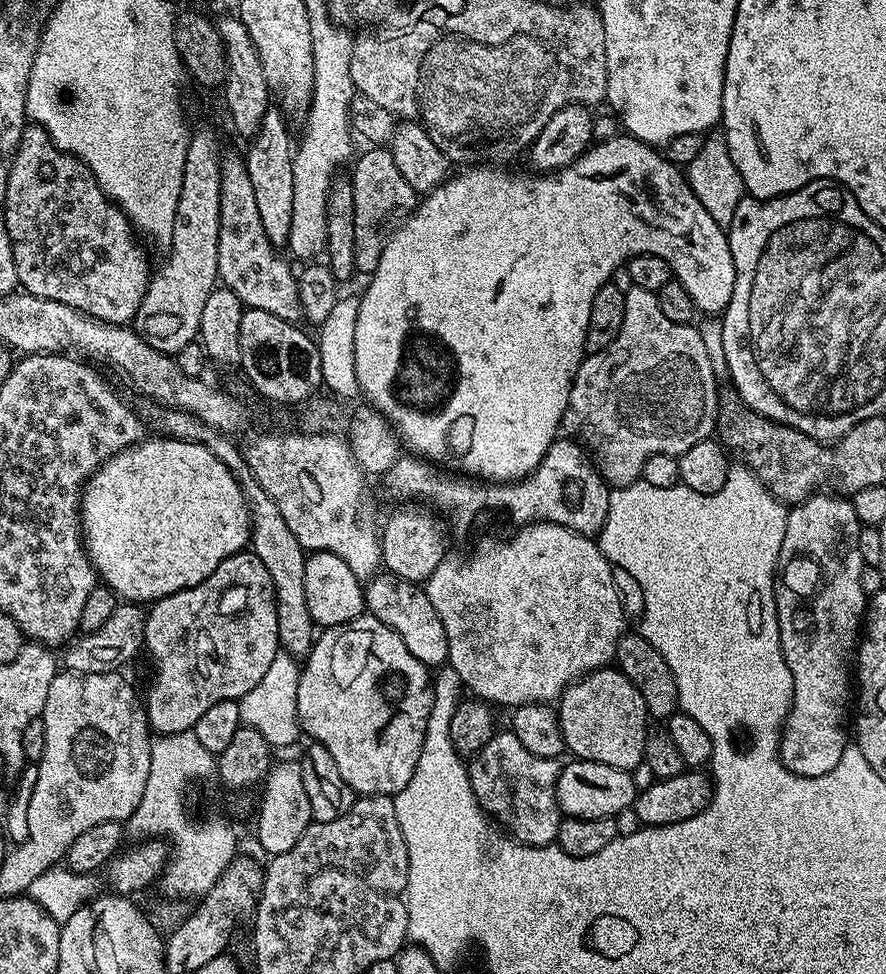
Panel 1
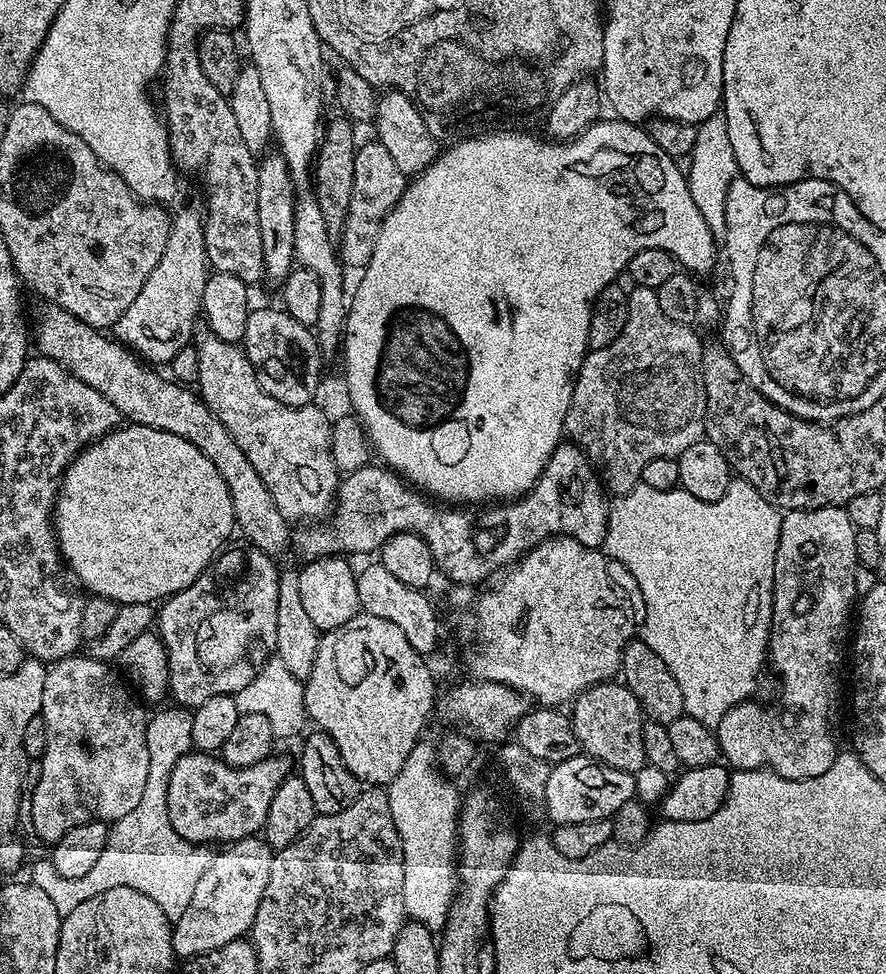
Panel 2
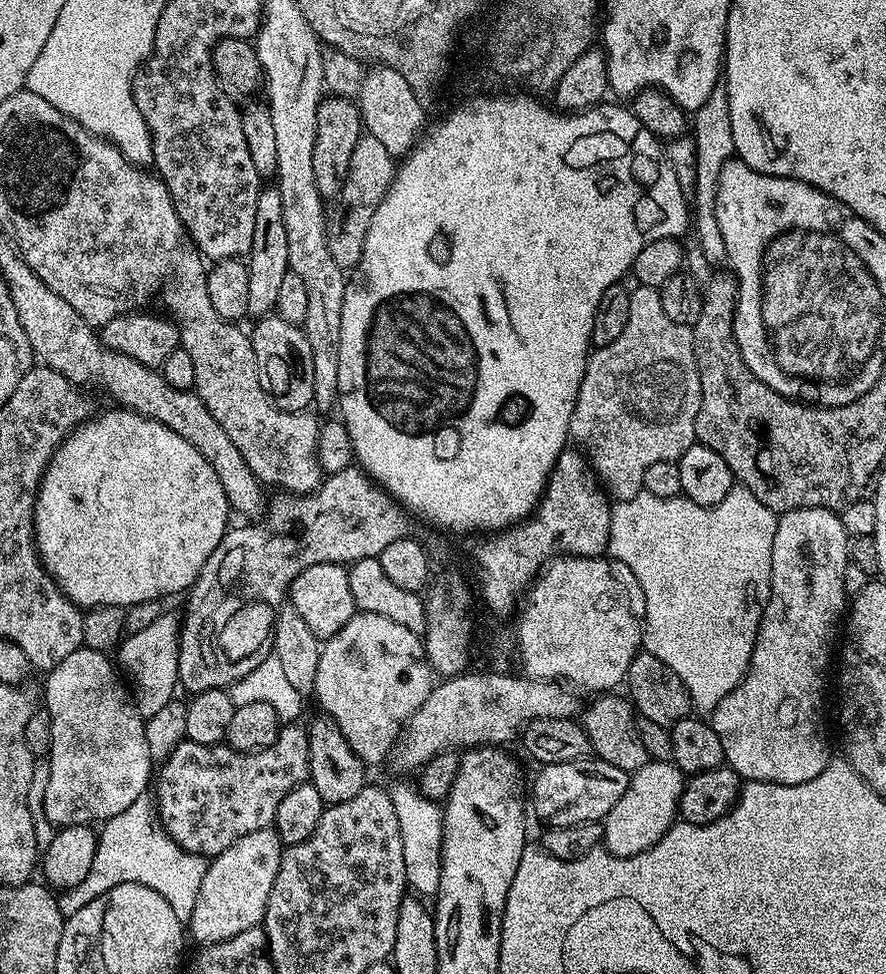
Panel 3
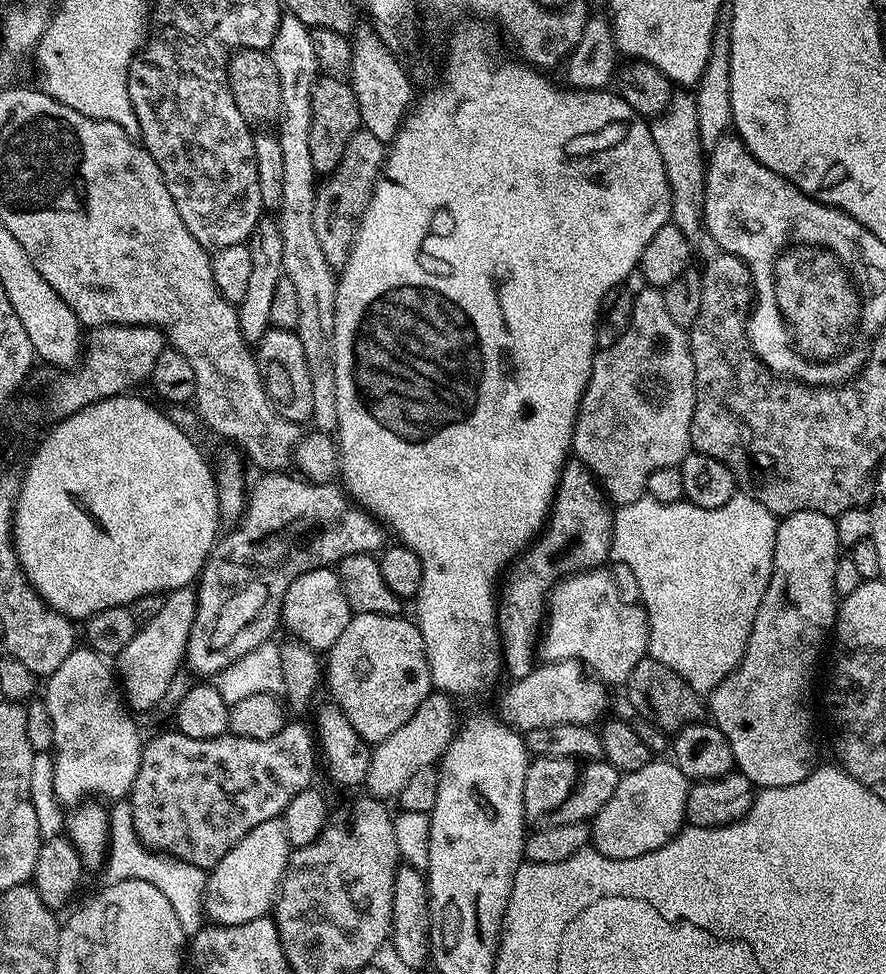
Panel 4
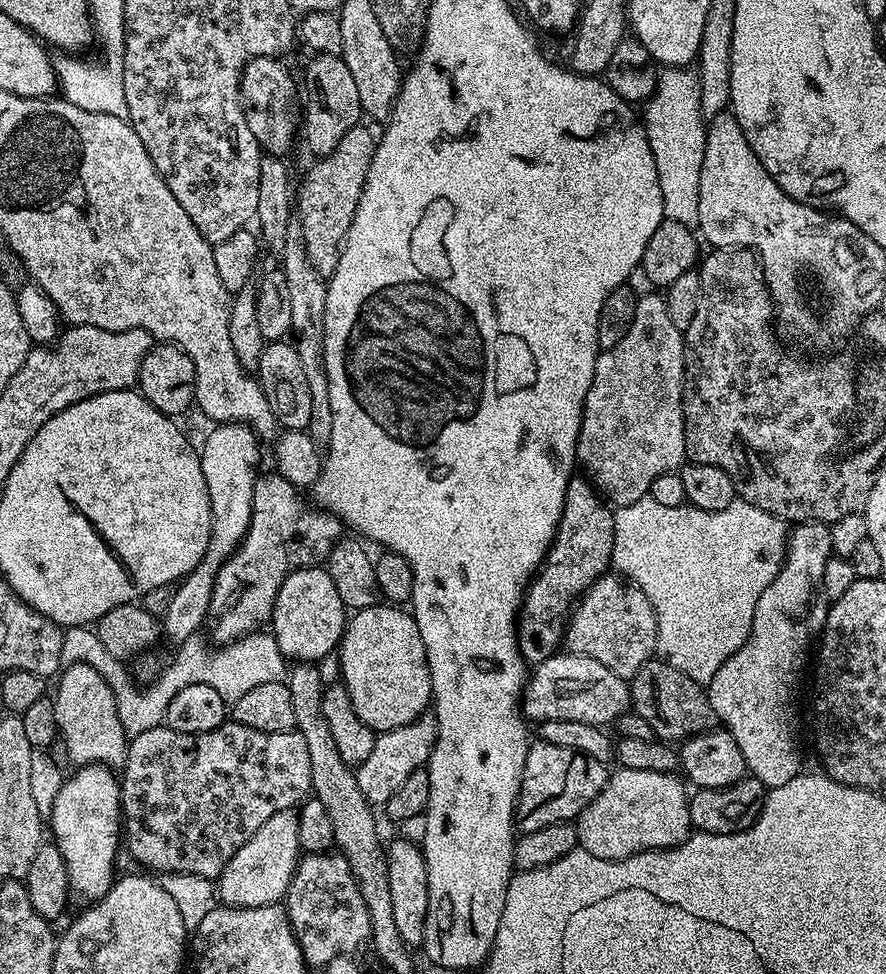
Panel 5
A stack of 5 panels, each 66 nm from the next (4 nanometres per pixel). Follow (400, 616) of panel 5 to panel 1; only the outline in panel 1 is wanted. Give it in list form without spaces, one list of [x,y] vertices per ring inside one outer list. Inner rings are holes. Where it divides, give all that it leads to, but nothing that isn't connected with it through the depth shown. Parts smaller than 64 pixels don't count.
[[[365,614],[345,624],[323,629],[317,635],[311,652],[303,661],[298,682],[298,718],[303,735],[309,736],[307,738],[309,741],[320,744],[328,751],[330,758],[334,758],[334,763],[338,766],[338,774],[342,774],[346,786],[350,786],[357,797],[395,797],[397,792],[404,789],[406,782],[410,782],[410,774],[414,774],[414,766],[418,762],[418,754],[422,750],[422,738],[426,734],[426,722],[430,718],[431,709],[432,676],[429,669],[422,662],[418,662],[418,658],[414,658],[414,654],[410,654],[410,650],[406,650],[406,642],[402,642],[402,638],[398,638],[398,634],[394,634],[394,630],[390,630],[390,626],[378,622],[378,618],[373,616]]]

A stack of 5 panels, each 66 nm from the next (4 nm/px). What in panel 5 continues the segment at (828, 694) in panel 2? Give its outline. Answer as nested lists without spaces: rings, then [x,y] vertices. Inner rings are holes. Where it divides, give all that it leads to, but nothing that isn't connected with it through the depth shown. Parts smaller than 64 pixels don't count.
[[[800,522],[791,529],[788,537],[788,546],[784,553],[784,563],[780,565],[774,582],[770,582],[770,586],[766,586],[766,590],[762,590],[762,598],[758,598],[758,606],[754,606],[754,622],[750,626],[750,634],[746,638],[746,642],[729,658],[729,660],[722,662],[722,666],[718,666],[718,674],[714,674],[714,678],[706,686],[708,704],[714,710],[717,721],[722,725],[724,731],[732,735],[734,742],[738,742],[738,750],[742,750],[742,758],[746,758],[746,766],[748,767],[750,775],[758,782],[762,782],[765,789],[768,790],[784,789],[786,782],[790,782],[790,778],[799,776],[802,771],[802,765],[800,765],[800,740],[796,737],[796,687],[800,684],[800,671],[802,671],[807,664],[809,667],[810,656],[808,660],[808,651],[810,651],[811,648],[813,651],[814,641],[819,637],[820,633],[823,632],[824,623],[828,617],[830,604],[824,594],[822,574],[826,570],[826,562],[832,555],[834,555],[834,553],[832,550],[832,543],[830,542],[829,525],[815,522]]]

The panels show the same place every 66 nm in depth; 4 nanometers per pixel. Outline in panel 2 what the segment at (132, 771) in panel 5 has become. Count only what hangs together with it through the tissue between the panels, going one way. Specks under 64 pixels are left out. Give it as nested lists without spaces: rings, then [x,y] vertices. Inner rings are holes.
[[[190,751],[174,764],[168,783],[170,824],[192,844],[227,846],[257,835],[270,814],[274,790],[290,774],[288,760],[279,754],[268,756],[254,766],[235,768],[219,755]]]

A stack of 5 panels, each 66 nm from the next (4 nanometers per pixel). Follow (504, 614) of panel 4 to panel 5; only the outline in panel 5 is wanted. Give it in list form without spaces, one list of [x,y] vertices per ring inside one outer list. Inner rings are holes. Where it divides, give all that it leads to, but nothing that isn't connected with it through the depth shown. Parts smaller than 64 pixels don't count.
[[[574,478],[566,490],[566,502],[556,537],[544,555],[543,564],[532,577],[528,591],[524,593],[524,604],[520,607],[520,652],[529,665],[535,666],[541,660],[557,655],[566,636],[566,610],[571,609],[584,591],[609,571],[613,546],[613,509],[587,479]]]

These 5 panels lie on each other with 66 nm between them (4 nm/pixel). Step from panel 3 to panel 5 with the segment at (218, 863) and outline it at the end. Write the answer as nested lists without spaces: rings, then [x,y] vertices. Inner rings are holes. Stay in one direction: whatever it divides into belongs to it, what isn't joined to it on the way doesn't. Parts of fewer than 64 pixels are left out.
[[[291,808],[274,814],[260,829],[226,862],[218,878],[218,896],[227,907],[253,908],[280,904],[288,895],[288,887],[300,862],[302,849],[298,842],[300,817]]]

